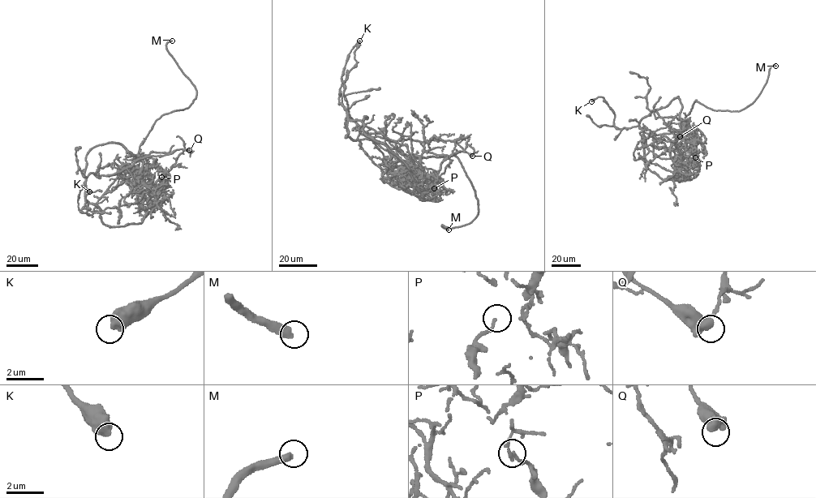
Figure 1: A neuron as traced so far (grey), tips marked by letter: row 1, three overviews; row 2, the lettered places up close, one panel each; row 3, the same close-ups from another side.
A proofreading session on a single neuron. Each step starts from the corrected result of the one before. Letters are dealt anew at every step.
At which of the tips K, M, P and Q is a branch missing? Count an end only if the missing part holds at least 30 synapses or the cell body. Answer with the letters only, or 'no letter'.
M

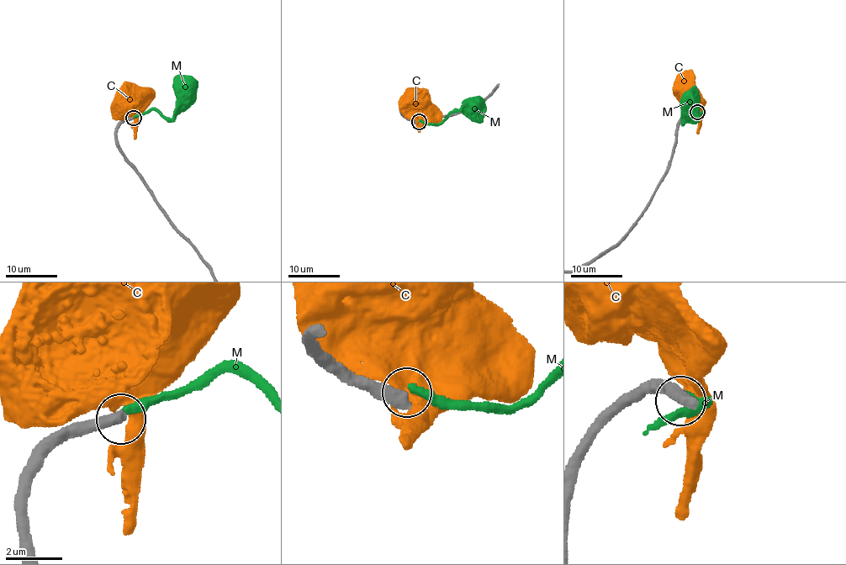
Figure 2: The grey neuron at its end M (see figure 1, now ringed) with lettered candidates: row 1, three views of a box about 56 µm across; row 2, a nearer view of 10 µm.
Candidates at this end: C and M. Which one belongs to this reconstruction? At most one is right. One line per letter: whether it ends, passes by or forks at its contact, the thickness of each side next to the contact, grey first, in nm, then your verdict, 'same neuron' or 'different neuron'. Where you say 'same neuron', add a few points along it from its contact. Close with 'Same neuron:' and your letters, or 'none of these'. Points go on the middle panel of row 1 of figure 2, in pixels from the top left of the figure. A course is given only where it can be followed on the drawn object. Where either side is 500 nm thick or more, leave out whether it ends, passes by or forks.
C: 480/600 nm | different neuron
M: it ends | 460/320 nm | different neuron
Same neuron: none of these

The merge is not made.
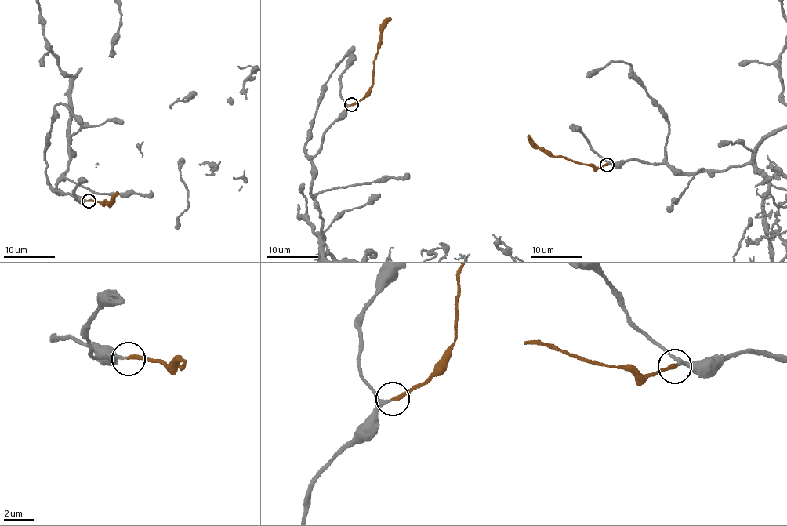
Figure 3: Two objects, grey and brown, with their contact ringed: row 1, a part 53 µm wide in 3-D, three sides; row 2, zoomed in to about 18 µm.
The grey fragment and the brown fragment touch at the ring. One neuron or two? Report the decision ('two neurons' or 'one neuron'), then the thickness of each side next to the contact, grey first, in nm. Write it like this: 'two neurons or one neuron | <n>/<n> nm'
one neuron | 190/280 nm

